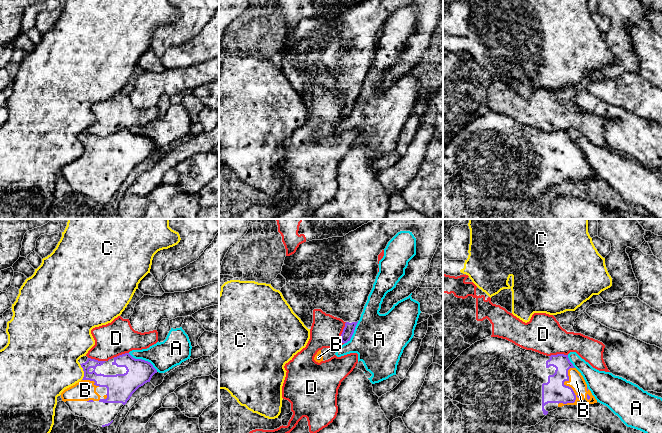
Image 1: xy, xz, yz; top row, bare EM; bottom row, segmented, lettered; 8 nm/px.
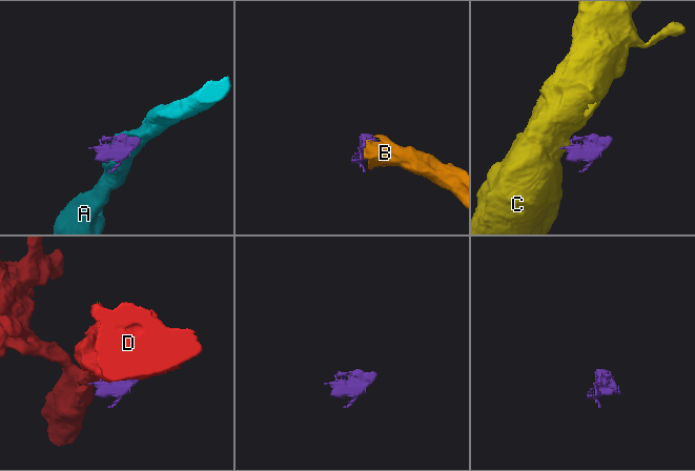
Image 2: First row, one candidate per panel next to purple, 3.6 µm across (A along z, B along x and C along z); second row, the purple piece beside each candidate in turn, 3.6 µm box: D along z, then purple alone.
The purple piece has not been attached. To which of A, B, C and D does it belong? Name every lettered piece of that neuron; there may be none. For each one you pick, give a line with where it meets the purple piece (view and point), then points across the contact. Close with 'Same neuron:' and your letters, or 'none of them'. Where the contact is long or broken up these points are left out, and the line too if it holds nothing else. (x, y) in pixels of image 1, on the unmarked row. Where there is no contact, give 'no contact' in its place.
B: meets purple in yz at (572, 165)
Same neuron: B

